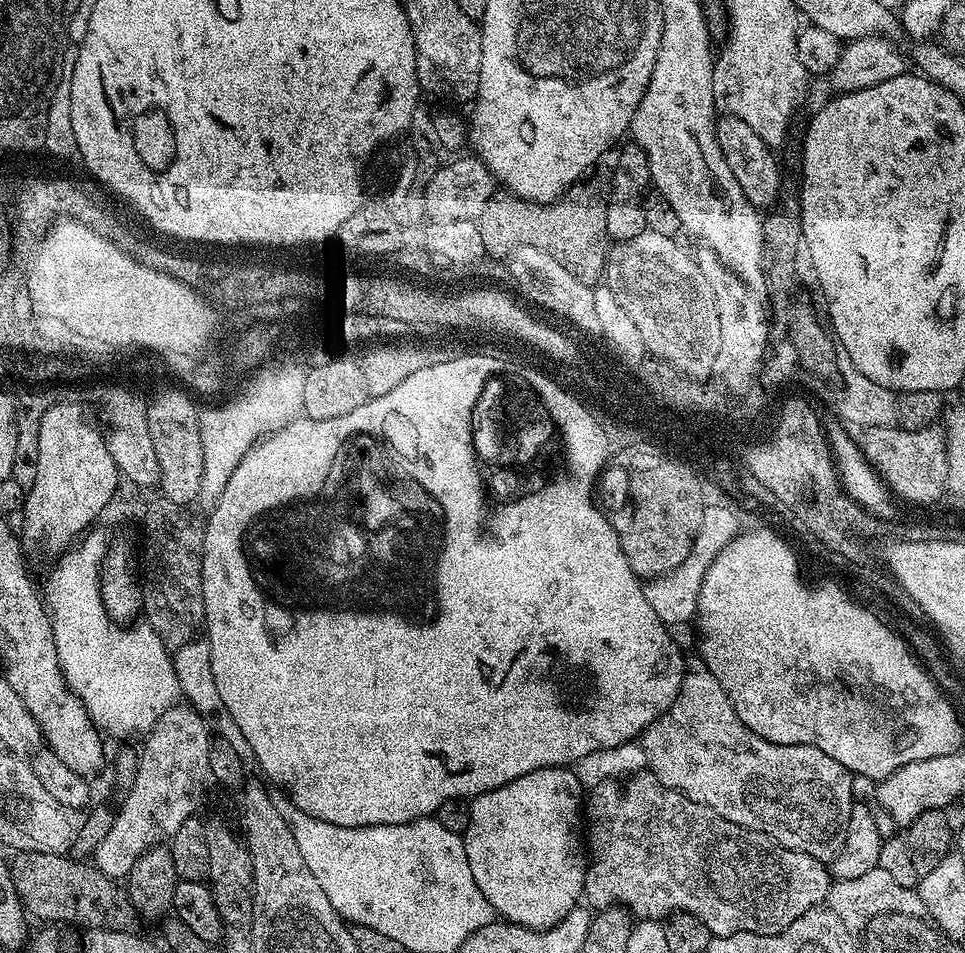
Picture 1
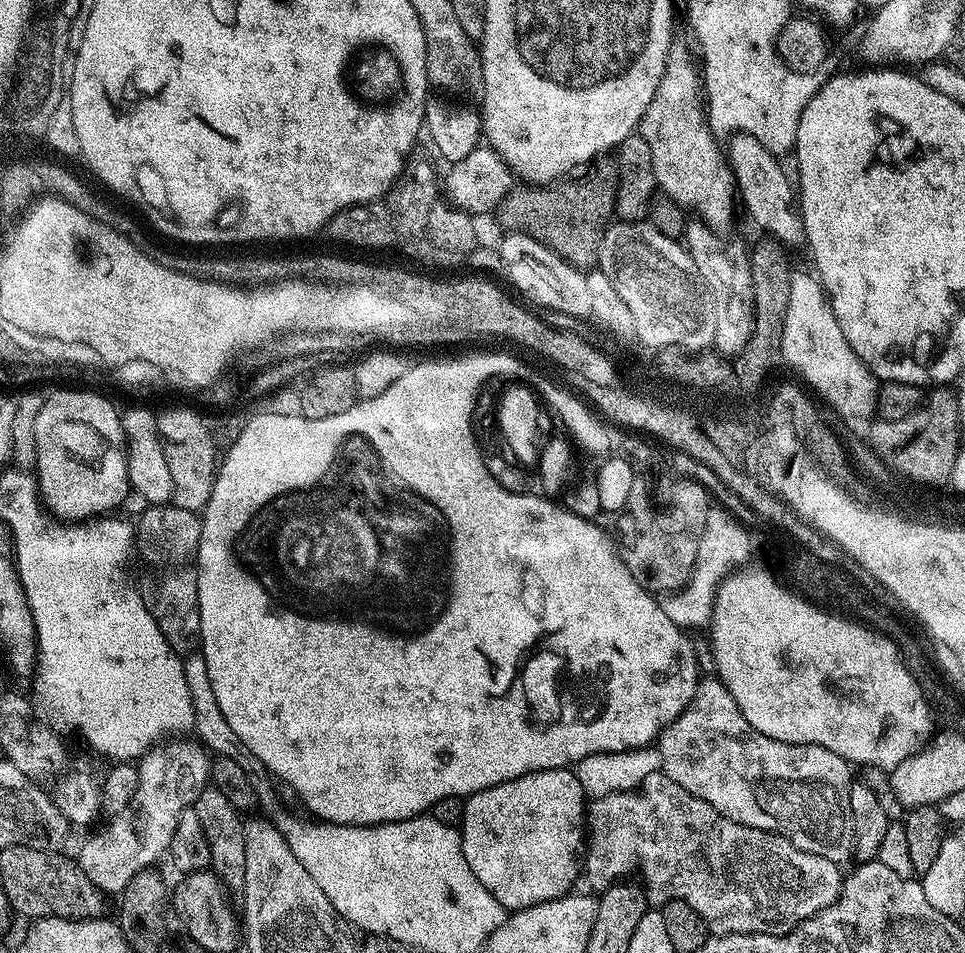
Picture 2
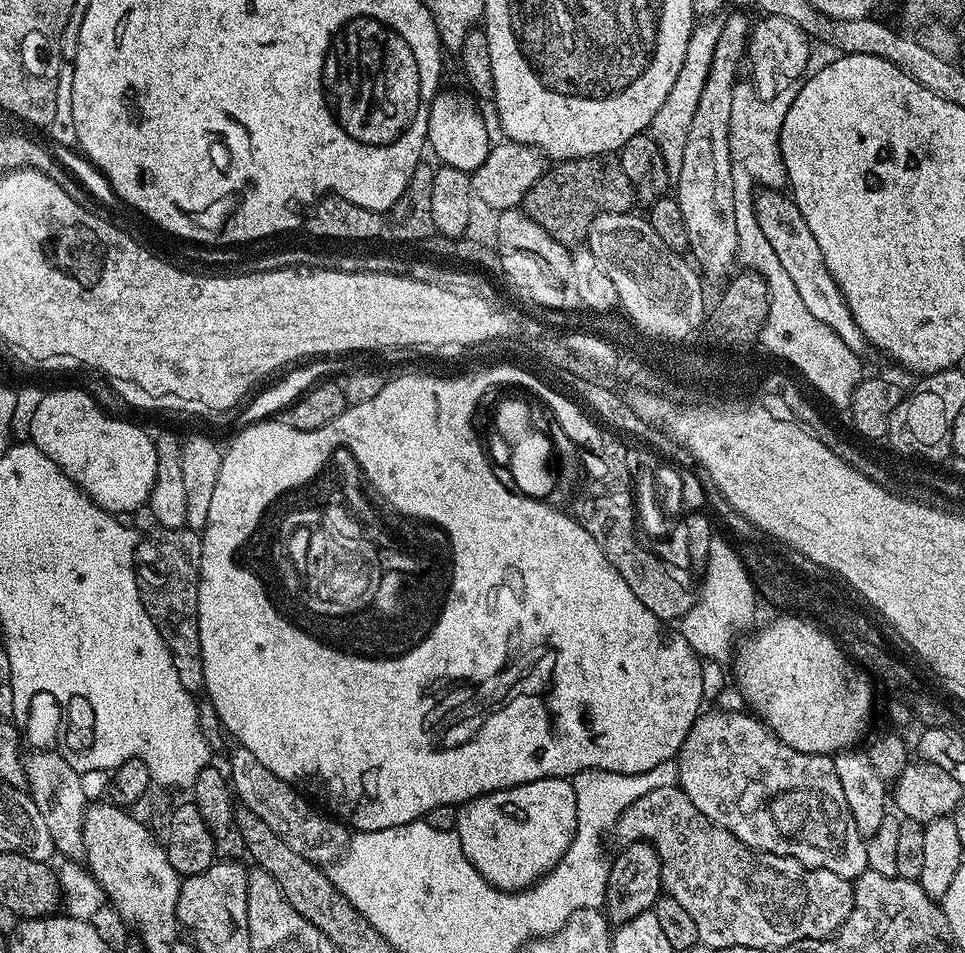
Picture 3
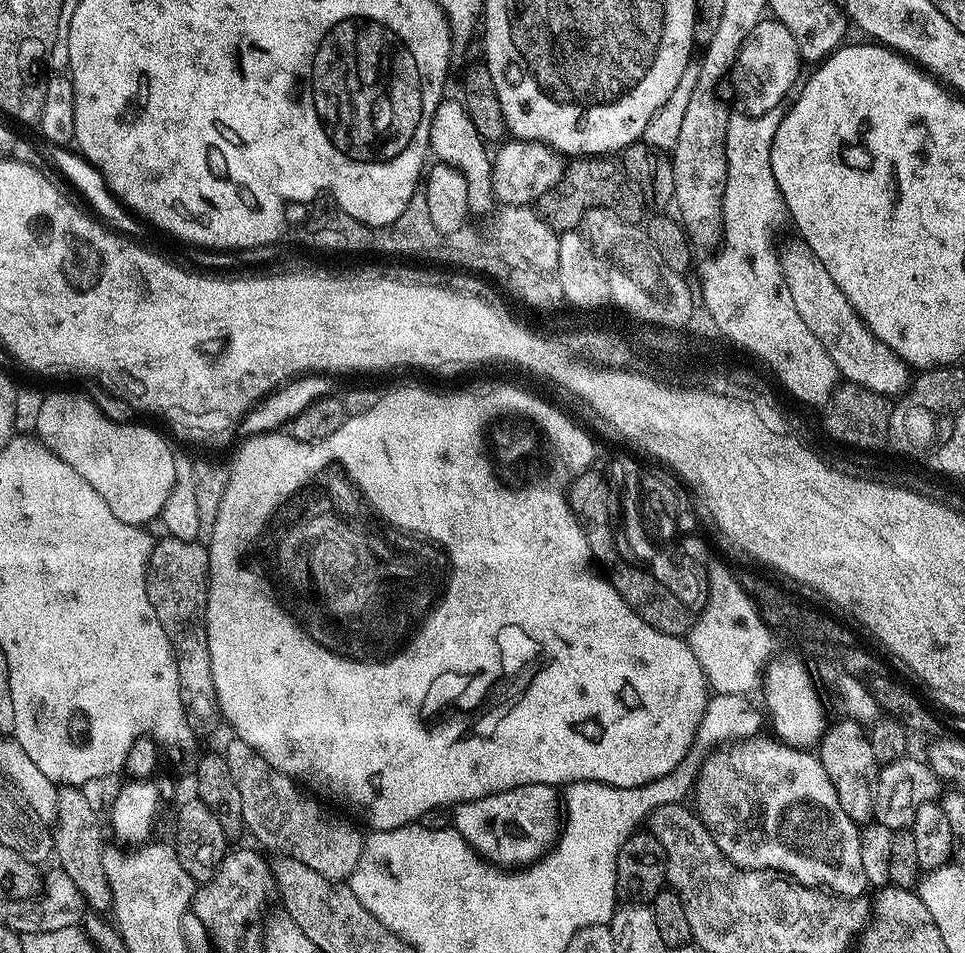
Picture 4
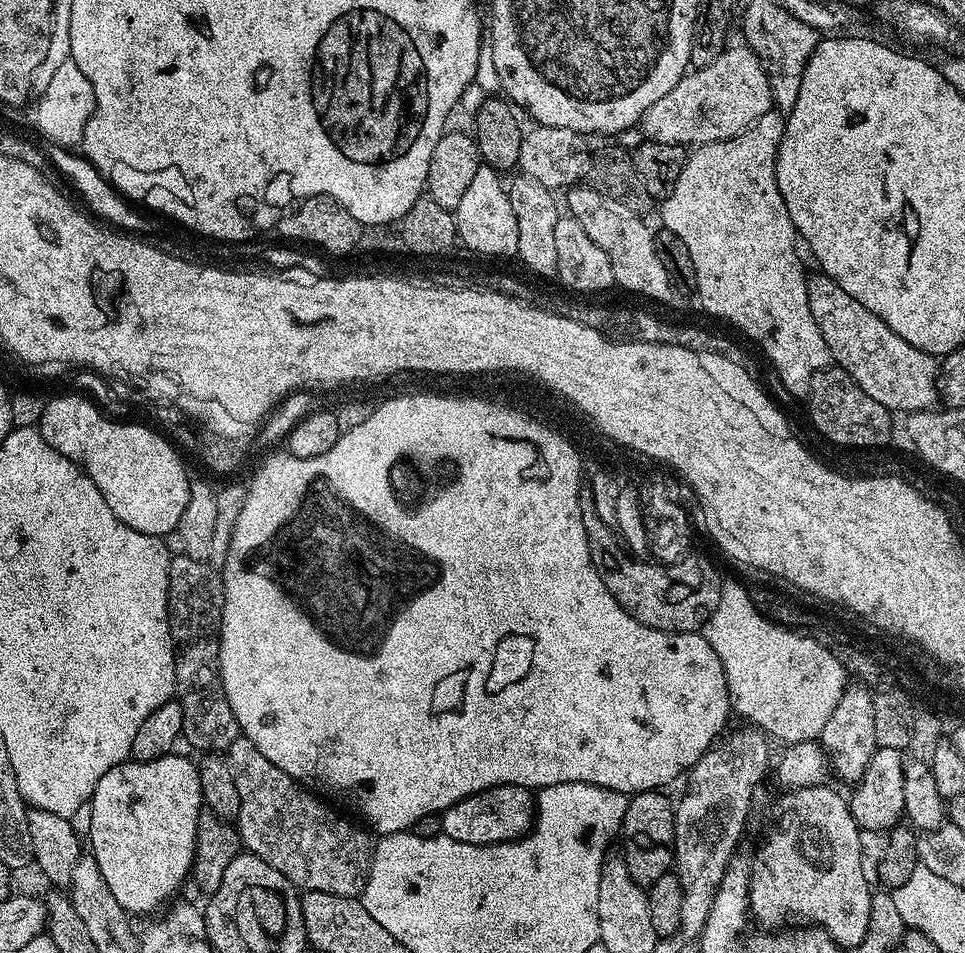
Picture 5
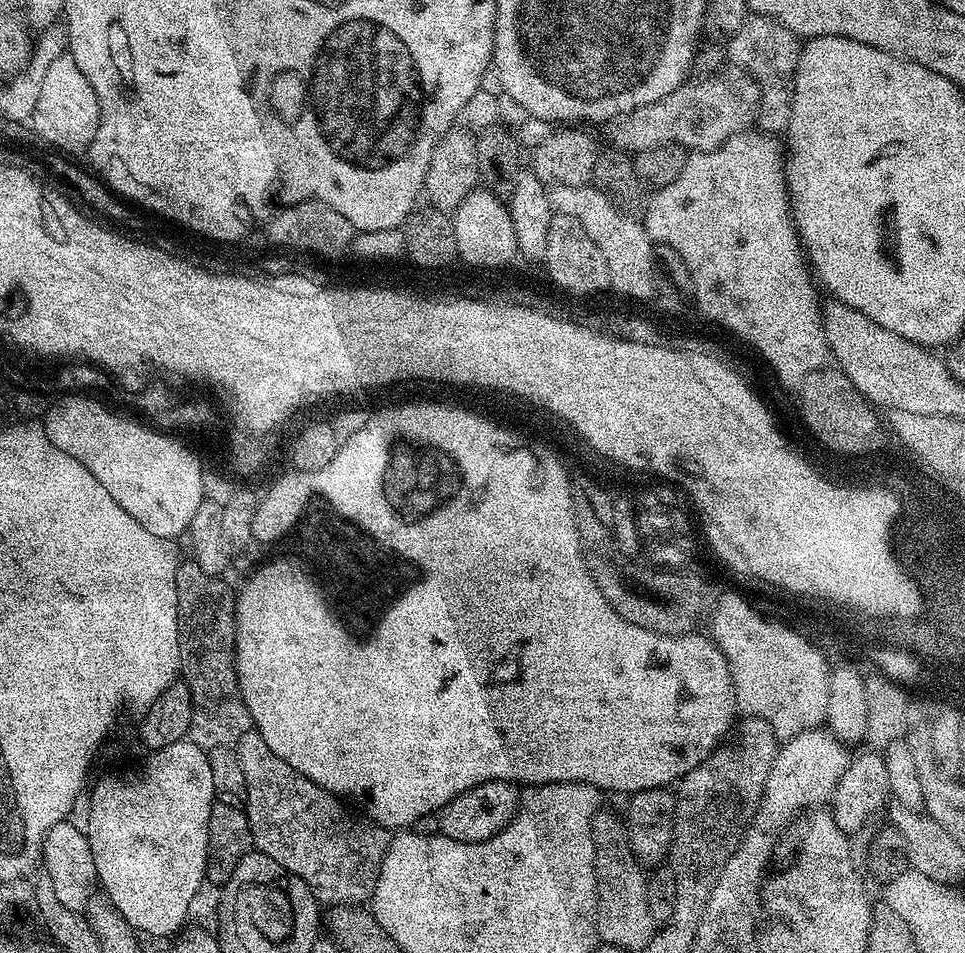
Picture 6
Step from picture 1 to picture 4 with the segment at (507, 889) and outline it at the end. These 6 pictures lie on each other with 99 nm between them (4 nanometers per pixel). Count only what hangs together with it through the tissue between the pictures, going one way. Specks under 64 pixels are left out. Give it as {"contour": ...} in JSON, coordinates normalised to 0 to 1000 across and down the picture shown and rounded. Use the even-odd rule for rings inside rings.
{"contour":[[[550,823],[472,845],[466,865],[503,902],[516,909],[537,909],[559,901],[573,887],[581,856],[582,839],[577,828],[570,823]]]}

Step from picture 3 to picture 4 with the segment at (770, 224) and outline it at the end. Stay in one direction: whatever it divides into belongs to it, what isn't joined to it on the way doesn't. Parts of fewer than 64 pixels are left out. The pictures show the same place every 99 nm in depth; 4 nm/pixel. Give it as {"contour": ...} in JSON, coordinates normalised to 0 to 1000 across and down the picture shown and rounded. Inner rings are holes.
{"contour":[[[825,254],[822,260],[811,261],[809,277],[815,292],[815,300],[819,300],[819,313],[823,313],[823,322],[826,323],[827,329],[831,329],[831,336],[844,346],[844,355],[848,355],[848,359],[852,359],[852,363],[858,368],[860,376],[865,379],[867,391],[870,391],[878,402],[888,403],[897,409],[906,409],[912,416],[928,418],[940,411],[943,406],[941,379],[928,371],[922,363],[918,363],[918,359],[914,359],[895,340],[883,318],[877,313],[877,308],[873,308],[873,304],[868,304],[868,296],[864,296],[864,292],[860,292],[860,286],[856,283],[856,279],[852,279],[852,275],[848,275],[848,267],[844,267],[844,262],[839,262],[836,256]]]}

